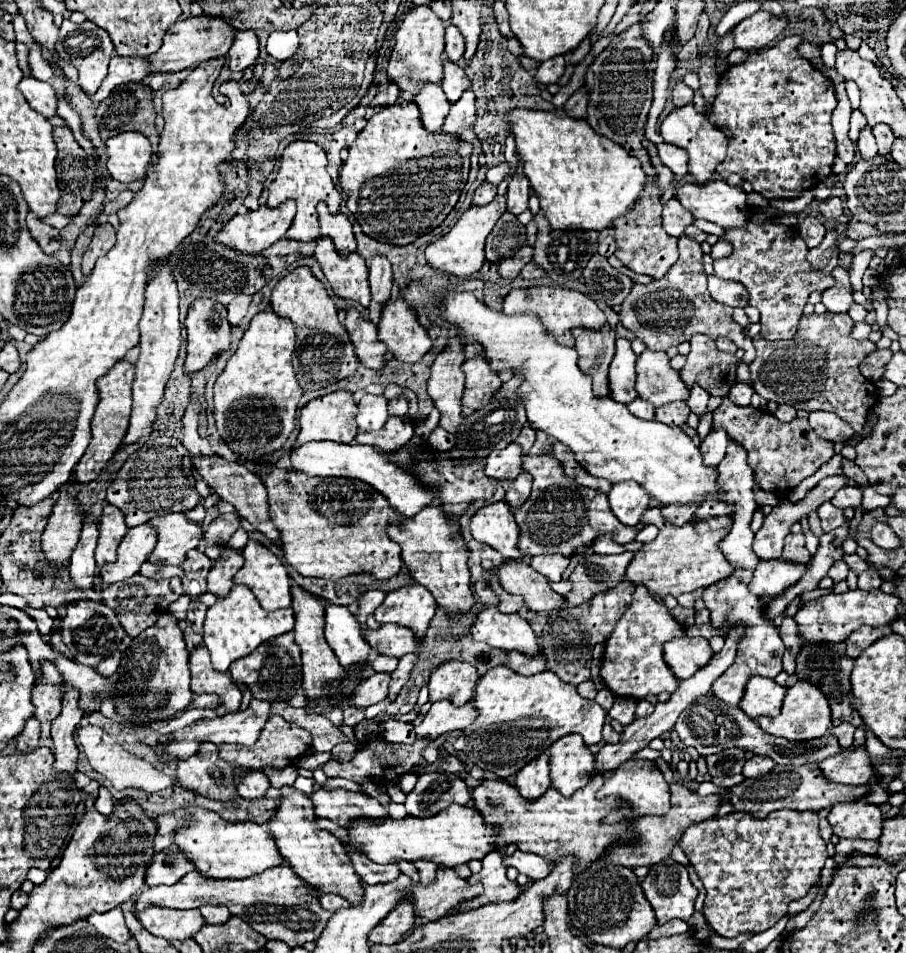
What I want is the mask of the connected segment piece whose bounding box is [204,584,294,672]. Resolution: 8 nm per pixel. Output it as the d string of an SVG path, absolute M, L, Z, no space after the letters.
M238 584L230 590L228 596L218 598L216 604L212 604L208 608L206 620L204 620L204 644L210 650L214 670L228 672L230 664L236 658L248 656L262 642L276 638L284 632L290 632L292 628L294 628L294 610L292 608L268 612L258 604L256 596L246 586Z

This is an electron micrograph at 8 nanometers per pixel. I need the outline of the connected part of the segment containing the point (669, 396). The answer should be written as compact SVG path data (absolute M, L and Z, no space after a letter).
M644 350L636 362L636 392L656 408L674 400L686 402L690 398L690 388L686 388L668 360L666 352Z

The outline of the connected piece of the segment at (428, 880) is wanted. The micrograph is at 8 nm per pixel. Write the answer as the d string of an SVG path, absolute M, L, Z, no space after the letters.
M426 860L414 862L414 864L416 864L416 868L420 870L420 884L432 884L434 878L436 878L438 866L434 866L434 862L426 862Z

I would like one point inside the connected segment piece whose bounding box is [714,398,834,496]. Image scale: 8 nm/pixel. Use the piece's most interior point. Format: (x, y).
(782, 454)

